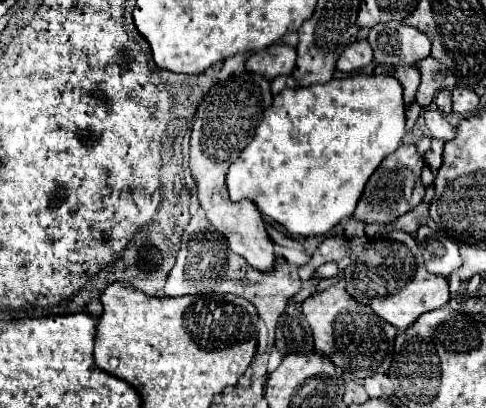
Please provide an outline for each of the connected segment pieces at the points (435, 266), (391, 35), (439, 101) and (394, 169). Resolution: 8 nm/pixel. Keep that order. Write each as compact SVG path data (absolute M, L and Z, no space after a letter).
M422 226L416 232L416 242L420 246L428 272L438 276L450 276L452 270L462 266L462 258L458 254L458 242L454 242L450 236L432 230L428 226Z
M384 22L370 28L368 42L378 64L416 64L430 56L428 36L402 22Z
M440 90L438 94L436 94L436 108L440 110L440 112L444 112L444 114L450 114L452 112L452 94L450 94L450 90Z
M414 144L400 146L396 152L386 156L382 160L382 164L376 168L376 172L372 174L372 178L368 180L364 194L354 210L354 218L364 220L368 224L372 224L372 222L390 224L398 216L416 208L424 198L424 186L420 182L422 168L424 168L424 162L422 162L422 156L416 152Z

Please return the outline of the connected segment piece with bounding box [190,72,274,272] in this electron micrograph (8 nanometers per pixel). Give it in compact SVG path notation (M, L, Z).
M244 72L240 76L230 76L224 82L216 82L206 92L194 114L190 138L190 170L192 178L196 180L200 206L204 208L214 228L226 236L230 250L240 254L252 268L260 272L268 272L274 268L274 242L268 238L262 214L258 212L254 202L230 202L226 190L226 172L246 148L246 144L254 138L266 108L270 108L270 102L270 80L260 74Z

